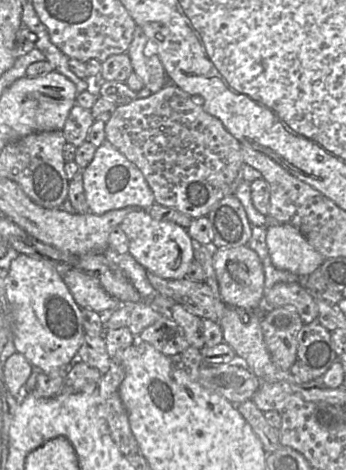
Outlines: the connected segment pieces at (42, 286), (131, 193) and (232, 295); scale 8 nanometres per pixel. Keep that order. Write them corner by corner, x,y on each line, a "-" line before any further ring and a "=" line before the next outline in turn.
19,253
7,271
5,295
12,314
12,337
16,352
22,354
39,372
68,370
77,360
84,330
82,308
75,302
63,276
50,264
=
107,140
96,148
92,161
82,169
82,180
89,212
96,215
129,206
147,209
155,203
141,171
=
247,245
233,248
214,248
213,266
222,301
229,306
257,309
263,303
264,271
257,253

